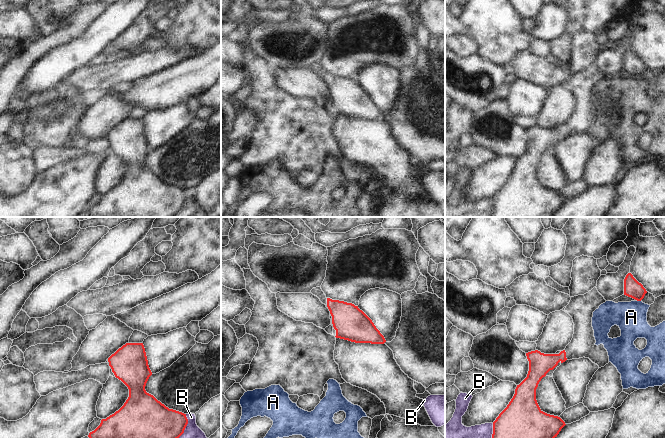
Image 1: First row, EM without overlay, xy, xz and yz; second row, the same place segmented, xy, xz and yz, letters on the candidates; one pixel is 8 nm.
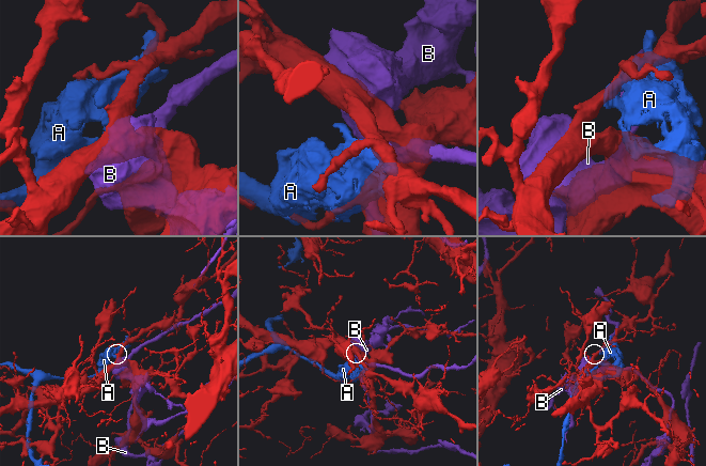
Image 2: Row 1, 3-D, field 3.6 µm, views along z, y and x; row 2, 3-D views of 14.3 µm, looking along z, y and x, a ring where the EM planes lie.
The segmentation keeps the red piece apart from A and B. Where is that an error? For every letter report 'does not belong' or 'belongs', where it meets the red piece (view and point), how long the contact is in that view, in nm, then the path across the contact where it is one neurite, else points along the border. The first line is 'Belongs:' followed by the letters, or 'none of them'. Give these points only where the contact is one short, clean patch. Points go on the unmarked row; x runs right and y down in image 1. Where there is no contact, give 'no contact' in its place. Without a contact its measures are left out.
Belongs: none of them
A: does not belong | yz (639, 76) | 30 nm
B: does not belong | xy (185, 203) | 240 nm

